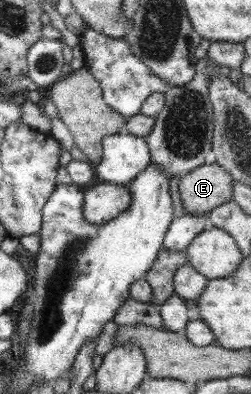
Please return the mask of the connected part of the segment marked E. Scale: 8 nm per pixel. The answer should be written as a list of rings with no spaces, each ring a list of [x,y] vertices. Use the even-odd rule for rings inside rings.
[[[215,162],[193,168],[177,184],[184,214],[203,216],[233,196],[233,178]]]

